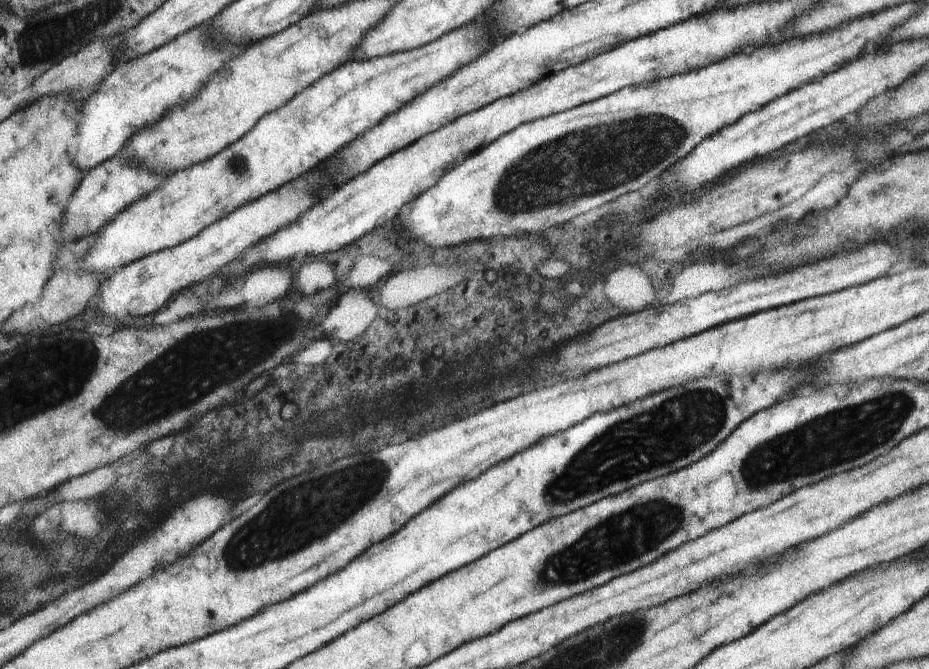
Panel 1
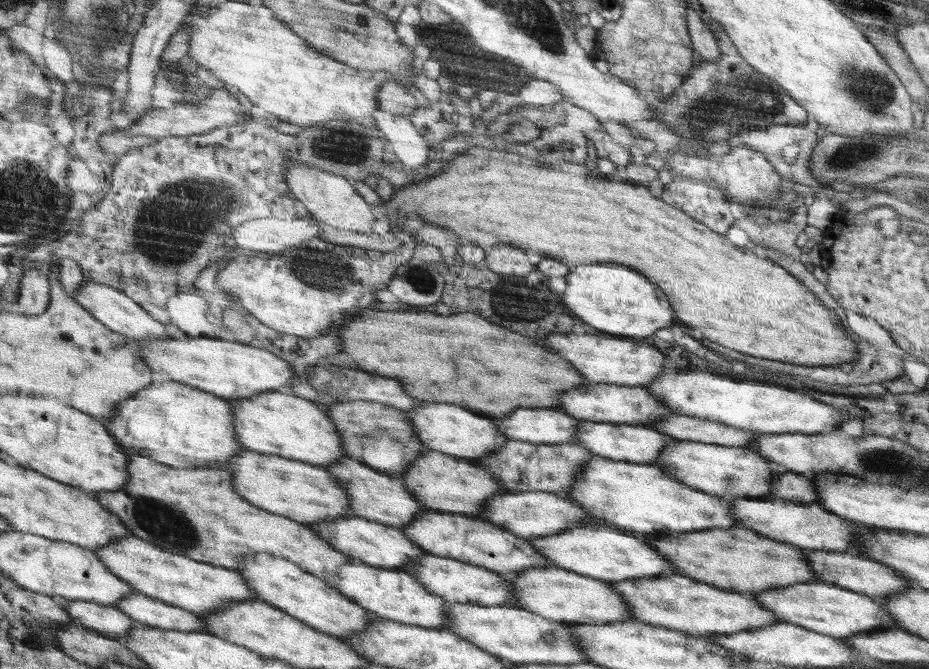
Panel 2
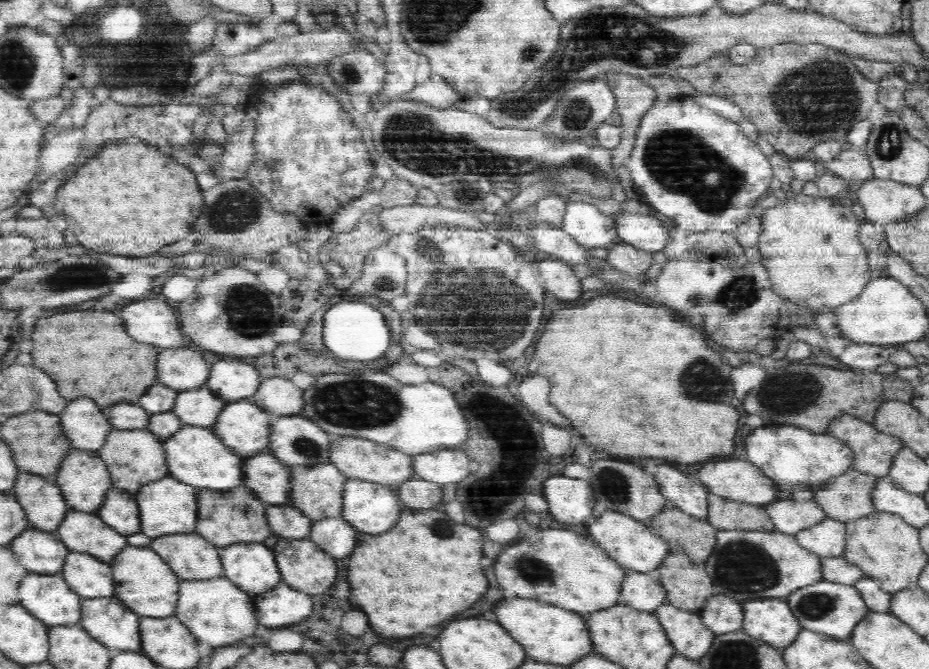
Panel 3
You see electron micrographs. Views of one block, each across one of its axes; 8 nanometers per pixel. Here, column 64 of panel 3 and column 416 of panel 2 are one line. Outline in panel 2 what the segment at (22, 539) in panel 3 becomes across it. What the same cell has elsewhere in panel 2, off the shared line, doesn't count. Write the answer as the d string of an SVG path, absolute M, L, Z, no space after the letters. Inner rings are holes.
M355 516L332 520L332 522L318 522L318 524L310 525L310 528L317 532L322 540L340 552L344 552L346 556L370 566L409 570L417 563L418 559L421 559L421 556L428 553L414 544L400 528Z

